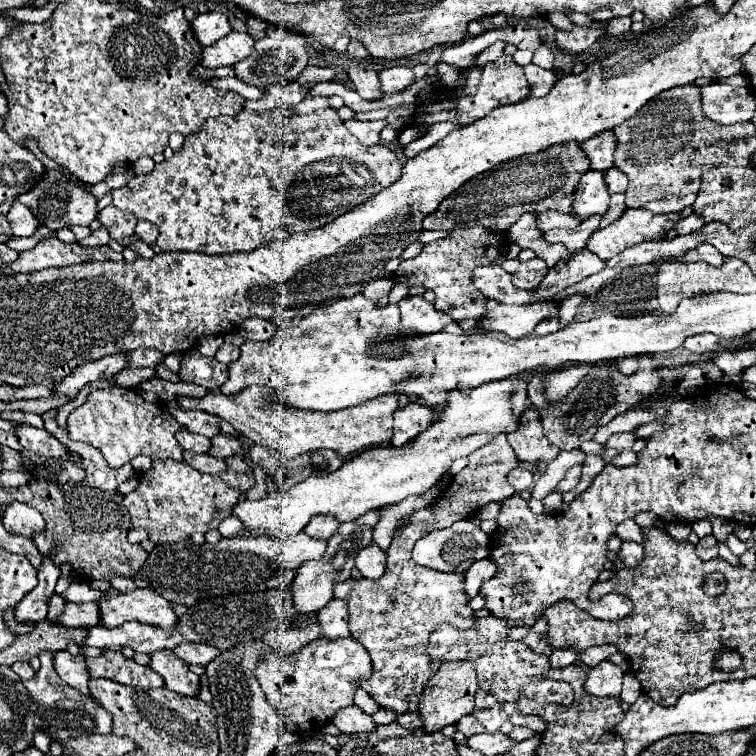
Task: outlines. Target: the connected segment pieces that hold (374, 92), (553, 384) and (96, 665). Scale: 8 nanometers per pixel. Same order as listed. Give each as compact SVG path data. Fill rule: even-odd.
M351 67L347 69L347 75L351 77L355 91L367 99L367 101L375 101L381 99L381 81L379 81L379 73L371 71L371 69L361 69L361 67Z
M579 365L579 367L571 367L567 371L549 375L547 389L545 389L547 401L553 403L553 401L559 401L561 397L565 397L587 373L589 373L589 367L587 365Z
M107 649L103 655L99 655L95 659L87 659L87 665L89 665L91 679L107 677L107 679L115 679L125 685L137 685L141 689L163 687L159 673L135 663L133 659L127 659L121 651Z

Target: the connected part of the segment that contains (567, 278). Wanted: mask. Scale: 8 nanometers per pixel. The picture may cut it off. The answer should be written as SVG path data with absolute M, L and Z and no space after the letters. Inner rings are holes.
M581 249L577 253L569 253L567 259L561 259L555 263L555 267L549 269L543 283L537 289L537 295L531 299L535 301L551 301L557 293L561 293L565 287L575 285L577 281L601 271L607 261L601 261L597 255L589 253L587 249Z

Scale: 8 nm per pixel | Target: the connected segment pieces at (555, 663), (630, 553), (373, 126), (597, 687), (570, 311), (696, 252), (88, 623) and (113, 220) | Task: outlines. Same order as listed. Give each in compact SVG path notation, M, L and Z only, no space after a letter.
M555 649L549 661L551 661L551 667L567 667L567 665L573 665L577 657L579 653L575 649Z
M623 543L619 551L619 559L625 563L625 567L637 567L643 557L643 545L639 543Z
M349 119L345 121L345 127L365 145L377 143L379 141L379 133L385 127L385 121L357 121L357 119Z
M603 661L589 671L585 689L597 697L619 697L621 681L623 681L623 671L619 669L619 665Z
M571 295L569 299L565 299L563 303L561 303L561 311L559 311L559 327L567 327L569 323L573 323L575 321L575 315L577 315L577 307L579 307L579 303L583 301L583 297L579 295Z
M701 243L701 245L695 247L693 251L689 251L687 255L679 257L679 261L705 261L705 263L717 267L717 265L723 265L725 257L723 257L713 245L709 245L709 243Z
M65 603L65 611L59 617L63 627L93 627L101 623L97 603Z
M109 205L109 207L99 211L99 221L109 231L111 239L123 241L123 239L129 239L133 235L137 217L133 217L133 213L123 211L123 209L115 207L115 205Z

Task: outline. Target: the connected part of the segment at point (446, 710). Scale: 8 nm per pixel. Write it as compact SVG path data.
M467 661L441 663L437 673L425 685L421 693L421 701L419 701L419 715L421 715L425 733L433 735L447 725L455 725L463 715L471 713L475 691L477 691L477 679L475 679L475 669L471 663Z

